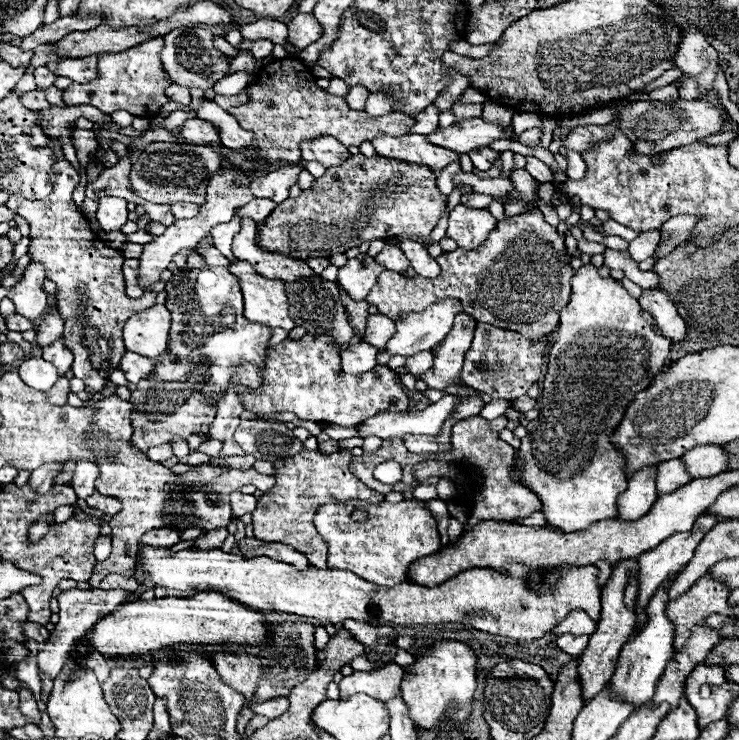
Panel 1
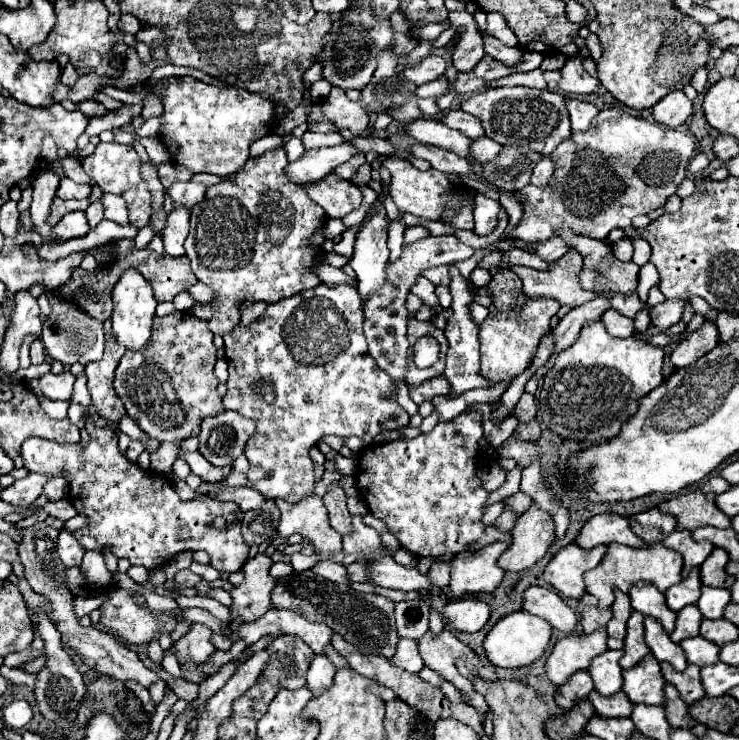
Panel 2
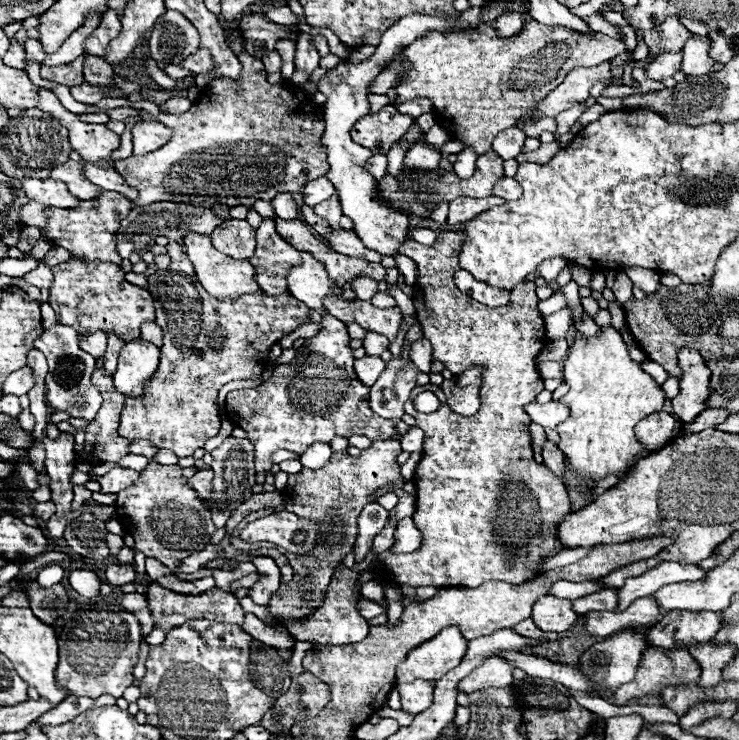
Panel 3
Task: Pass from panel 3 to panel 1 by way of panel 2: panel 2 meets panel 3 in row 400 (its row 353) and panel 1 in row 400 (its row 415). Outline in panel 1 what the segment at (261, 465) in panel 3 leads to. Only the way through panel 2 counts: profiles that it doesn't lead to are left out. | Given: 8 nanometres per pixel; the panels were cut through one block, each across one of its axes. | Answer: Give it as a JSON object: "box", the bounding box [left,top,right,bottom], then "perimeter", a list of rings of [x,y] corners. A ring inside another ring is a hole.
{"box":[240,334,408,426],"perimeter":[[[306,334],[302,340],[286,338],[284,342],[270,346],[266,354],[264,380],[266,384],[258,390],[240,394],[242,406],[254,414],[294,412],[300,420],[356,426],[382,410],[408,410],[408,394],[388,366],[376,366],[360,376],[344,374],[340,368],[338,346],[328,336],[312,338]]]}

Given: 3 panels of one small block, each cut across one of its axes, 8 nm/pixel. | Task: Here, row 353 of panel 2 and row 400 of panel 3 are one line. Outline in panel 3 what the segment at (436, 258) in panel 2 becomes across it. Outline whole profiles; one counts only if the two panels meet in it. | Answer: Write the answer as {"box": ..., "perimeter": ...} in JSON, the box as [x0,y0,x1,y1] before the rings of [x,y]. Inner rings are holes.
{"box":[370,358,418,420],"perimeter":[[[392,358],[384,374],[380,374],[376,384],[370,388],[372,412],[388,420],[400,420],[404,414],[404,402],[416,386],[416,374],[418,368],[414,364],[408,364],[402,358]]]}

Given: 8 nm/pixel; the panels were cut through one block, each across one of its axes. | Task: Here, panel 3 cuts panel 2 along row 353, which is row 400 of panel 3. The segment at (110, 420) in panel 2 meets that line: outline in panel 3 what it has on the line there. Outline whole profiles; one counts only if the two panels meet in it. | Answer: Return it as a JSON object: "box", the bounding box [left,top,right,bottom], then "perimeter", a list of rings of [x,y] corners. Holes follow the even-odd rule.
{"box":[78,368,128,462],"perimeter":[[[104,368],[94,370],[92,382],[100,388],[104,398],[102,408],[96,418],[86,426],[86,444],[78,454],[78,460],[90,462],[92,458],[100,458],[102,462],[118,462],[124,454],[128,454],[128,440],[118,436],[118,420],[124,404],[124,396],[114,390],[112,376],[104,374]]]}

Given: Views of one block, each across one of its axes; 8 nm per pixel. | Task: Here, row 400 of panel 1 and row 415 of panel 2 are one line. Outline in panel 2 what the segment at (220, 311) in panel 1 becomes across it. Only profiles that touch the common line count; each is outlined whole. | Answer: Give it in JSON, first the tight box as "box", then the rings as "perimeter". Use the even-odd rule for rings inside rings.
{"box":[114,312,224,442],"perimeter":[[[172,312],[164,318],[154,318],[152,334],[148,344],[138,352],[126,352],[116,368],[114,390],[124,402],[128,414],[136,424],[158,442],[180,442],[190,436],[198,436],[200,422],[208,416],[224,412],[222,398],[218,394],[218,380],[214,378],[216,364],[216,346],[212,344],[212,332],[206,326],[206,320],[192,316],[190,312]]]}

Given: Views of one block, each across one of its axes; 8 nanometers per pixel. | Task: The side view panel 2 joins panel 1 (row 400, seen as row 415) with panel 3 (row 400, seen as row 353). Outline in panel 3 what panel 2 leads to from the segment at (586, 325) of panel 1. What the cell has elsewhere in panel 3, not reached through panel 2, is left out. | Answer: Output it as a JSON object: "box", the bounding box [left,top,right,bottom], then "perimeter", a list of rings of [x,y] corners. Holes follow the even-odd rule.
{"box":[556,326,664,480],"perimeter":[[[608,326],[608,328],[602,328],[602,334],[600,334],[600,336],[584,336],[584,334],[580,334],[580,332],[576,334],[574,346],[572,346],[572,350],[570,350],[570,354],[566,356],[566,362],[564,362],[564,382],[570,386],[570,392],[568,392],[566,396],[562,396],[562,402],[570,408],[570,418],[564,420],[560,426],[556,426],[556,432],[560,434],[560,444],[558,444],[558,448],[564,452],[564,456],[566,456],[566,460],[568,460],[568,466],[570,466],[570,470],[574,472],[574,476],[576,476],[576,478],[588,478],[588,480],[602,480],[602,478],[606,478],[608,474],[620,474],[620,476],[628,474],[628,472],[632,470],[634,458],[642,452],[642,446],[640,446],[640,442],[638,442],[638,438],[636,438],[636,434],[634,434],[634,426],[636,426],[642,418],[646,418],[646,416],[650,416],[650,414],[662,410],[662,404],[664,404],[664,390],[652,380],[650,374],[646,374],[646,372],[640,368],[638,362],[632,362],[632,360],[630,360],[628,348],[626,348],[626,344],[622,342],[622,336],[620,336],[614,328],[610,328],[610,326]]]}

